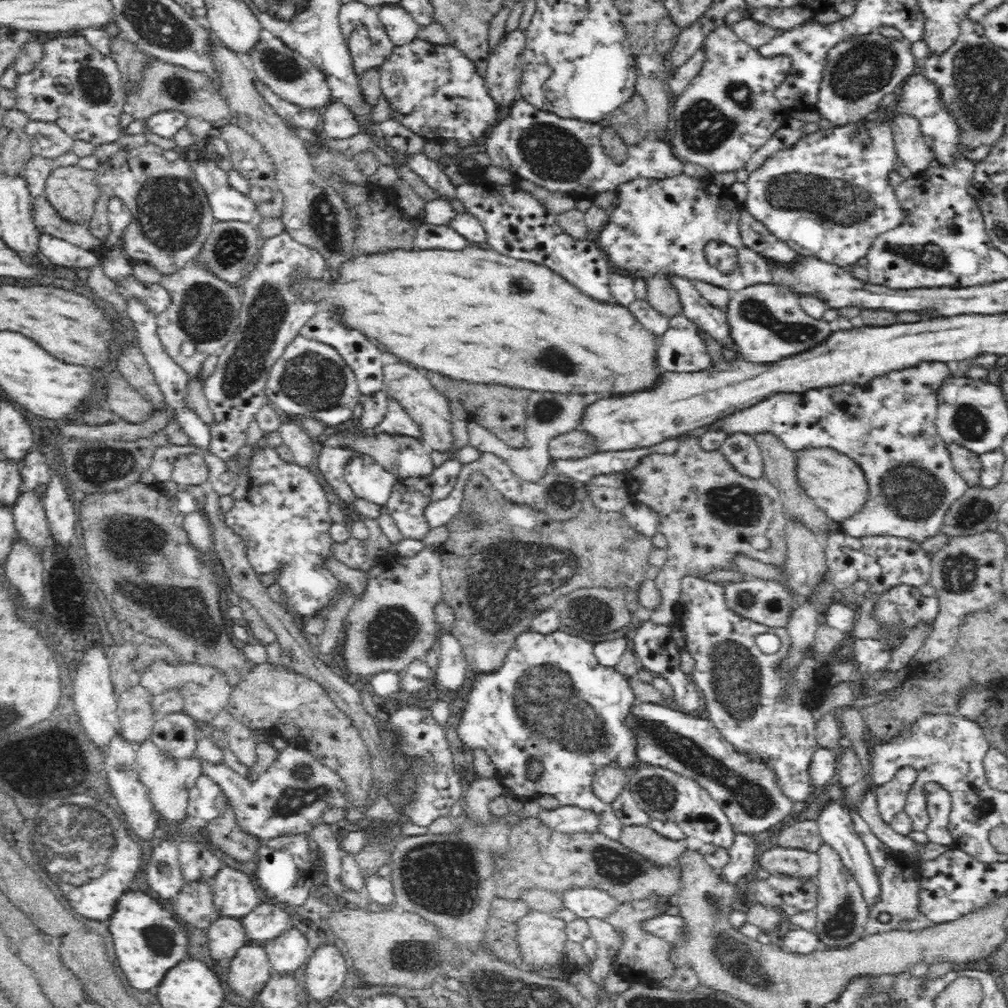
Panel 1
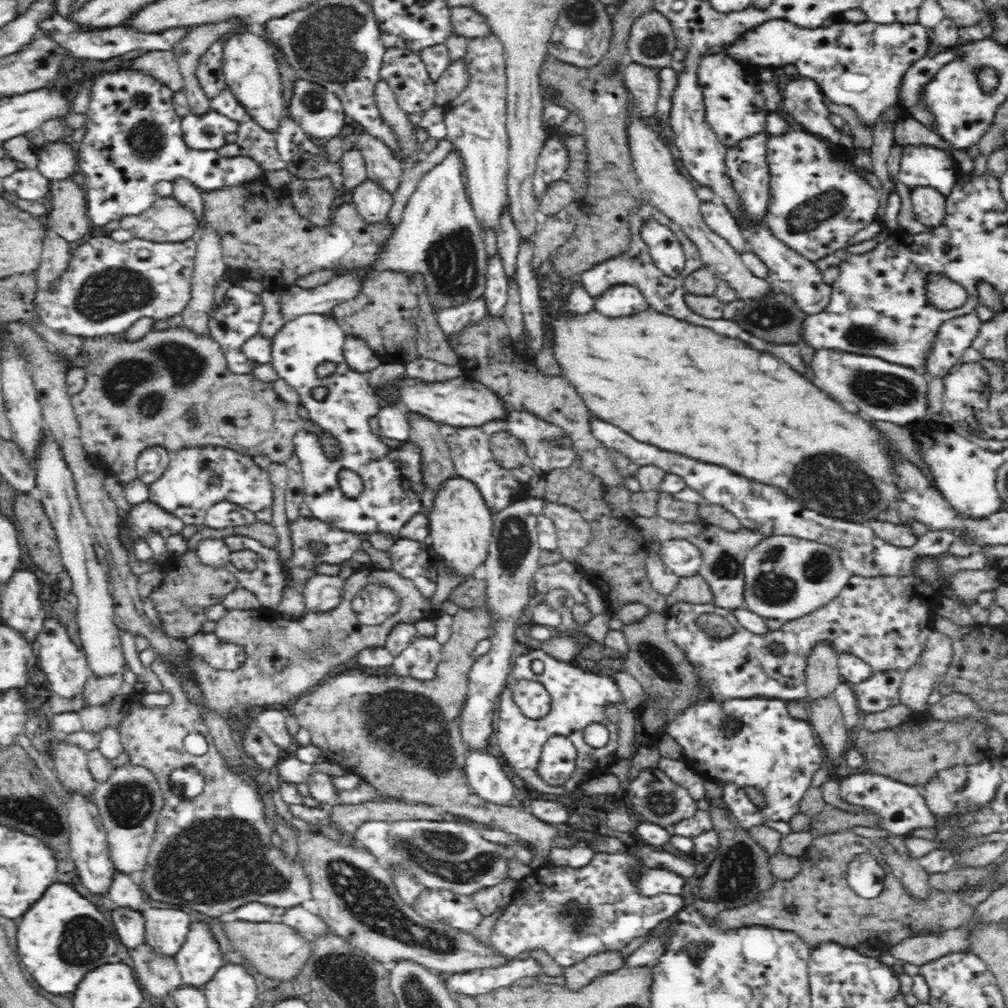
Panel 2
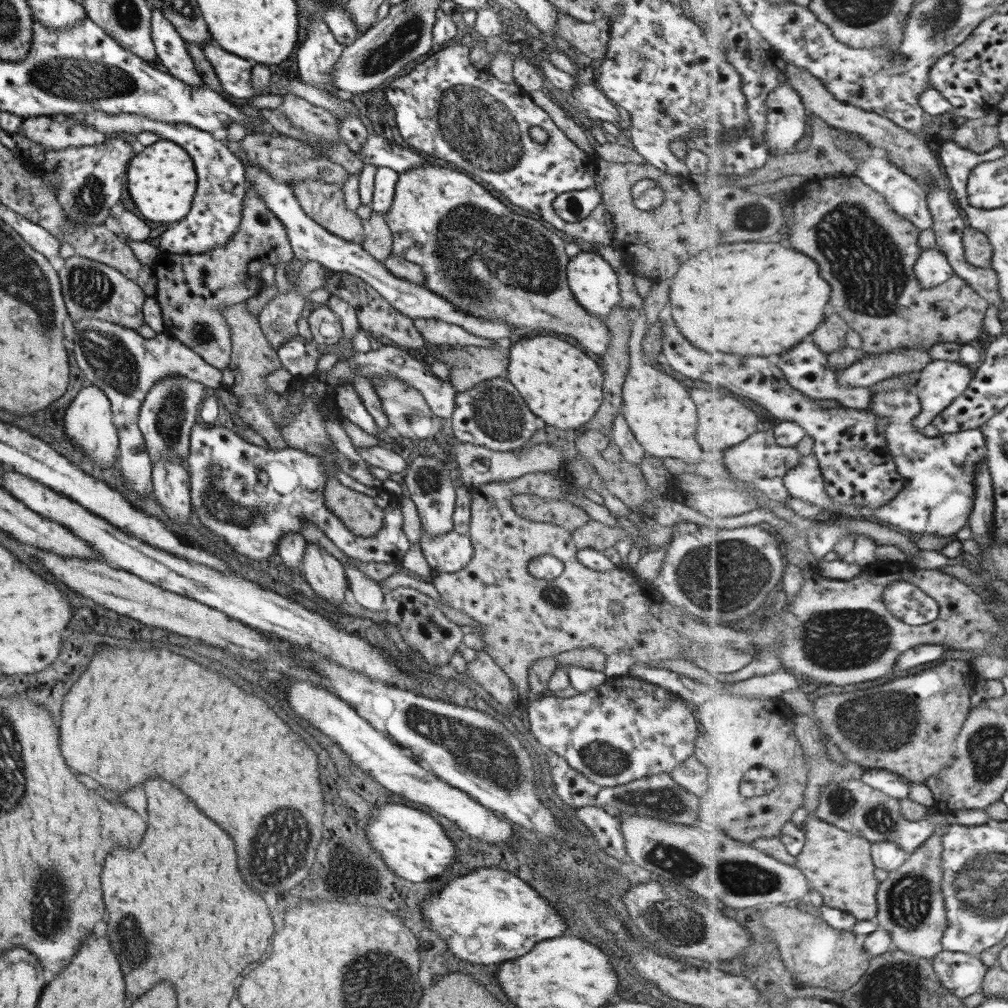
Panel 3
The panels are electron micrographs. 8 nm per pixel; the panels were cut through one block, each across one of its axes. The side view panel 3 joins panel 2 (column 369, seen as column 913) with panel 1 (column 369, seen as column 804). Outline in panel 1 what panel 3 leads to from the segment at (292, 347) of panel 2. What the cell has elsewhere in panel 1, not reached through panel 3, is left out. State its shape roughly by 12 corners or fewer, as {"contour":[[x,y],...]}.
{"contour":[[371,458],[345,472],[349,494],[387,504],[395,474]]}

